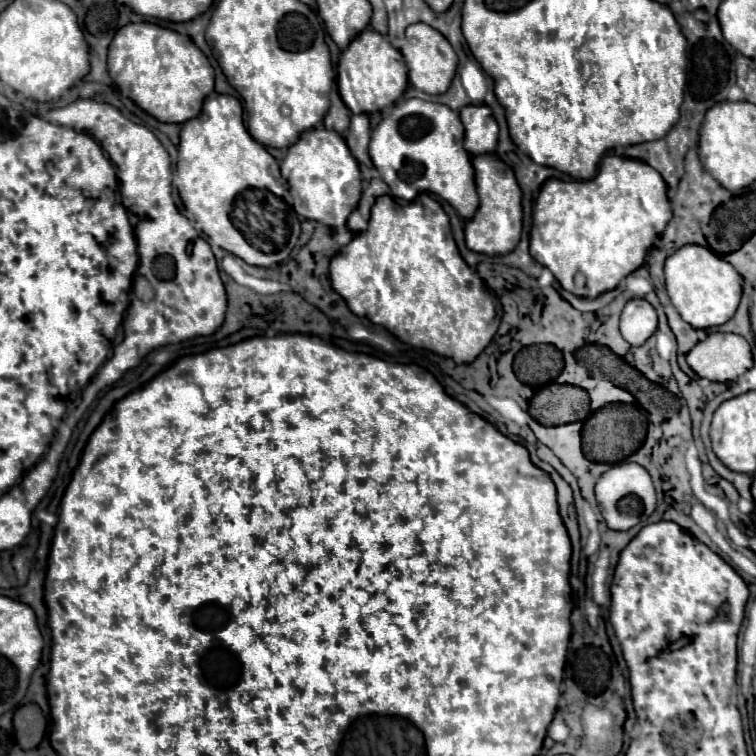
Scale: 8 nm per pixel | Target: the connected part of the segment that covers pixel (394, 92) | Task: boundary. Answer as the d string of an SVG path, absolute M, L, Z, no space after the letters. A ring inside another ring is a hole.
M364 30L342 52L338 64L338 92L346 106L352 110L352 114L372 114L384 110L386 106L392 106L404 94L406 86L408 86L406 62L400 50L396 50L380 32Z

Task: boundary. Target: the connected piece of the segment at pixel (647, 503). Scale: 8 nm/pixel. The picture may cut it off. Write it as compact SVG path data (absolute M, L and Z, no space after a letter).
M636 462L612 464L596 482L596 500L600 504L600 512L608 528L612 530L630 530L646 516L650 516L656 508L656 492L652 486L652 478L648 470Z

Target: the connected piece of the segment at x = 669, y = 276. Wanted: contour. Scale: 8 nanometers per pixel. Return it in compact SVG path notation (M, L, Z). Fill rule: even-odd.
M696 244L682 246L666 258L664 276L672 304L680 312L682 320L694 328L712 328L728 322L740 304L742 276L734 270L734 266L718 258L710 248Z

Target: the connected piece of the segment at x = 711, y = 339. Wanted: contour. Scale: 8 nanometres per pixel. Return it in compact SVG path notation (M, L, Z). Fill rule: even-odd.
M714 332L686 356L690 368L710 382L730 382L752 368L750 344L738 334Z

